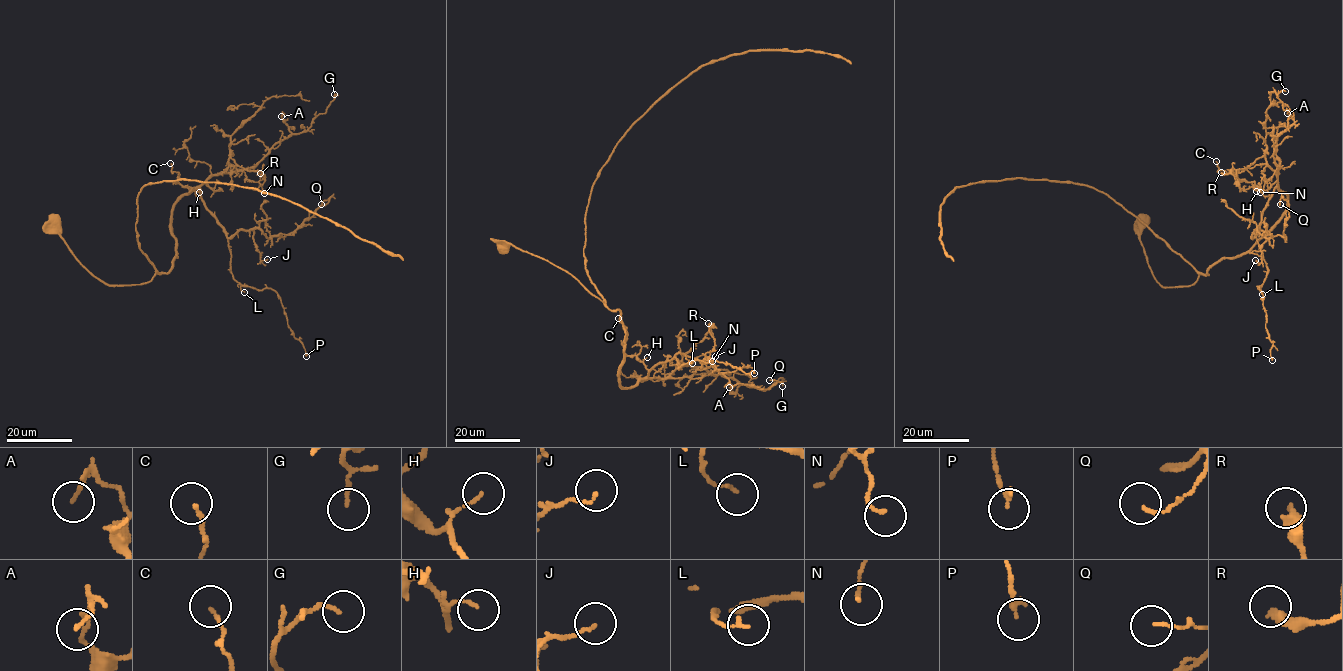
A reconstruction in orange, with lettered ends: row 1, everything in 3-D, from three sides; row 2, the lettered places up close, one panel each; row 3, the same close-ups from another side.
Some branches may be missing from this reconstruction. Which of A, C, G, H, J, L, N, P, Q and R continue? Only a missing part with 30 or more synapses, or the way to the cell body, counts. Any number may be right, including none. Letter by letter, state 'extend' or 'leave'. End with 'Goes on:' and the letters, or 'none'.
A: leave
C: leave
G: leave
H: leave
J: leave
L: leave
N: leave
P: leave
Q: leave
R: leave
Goes on: none

